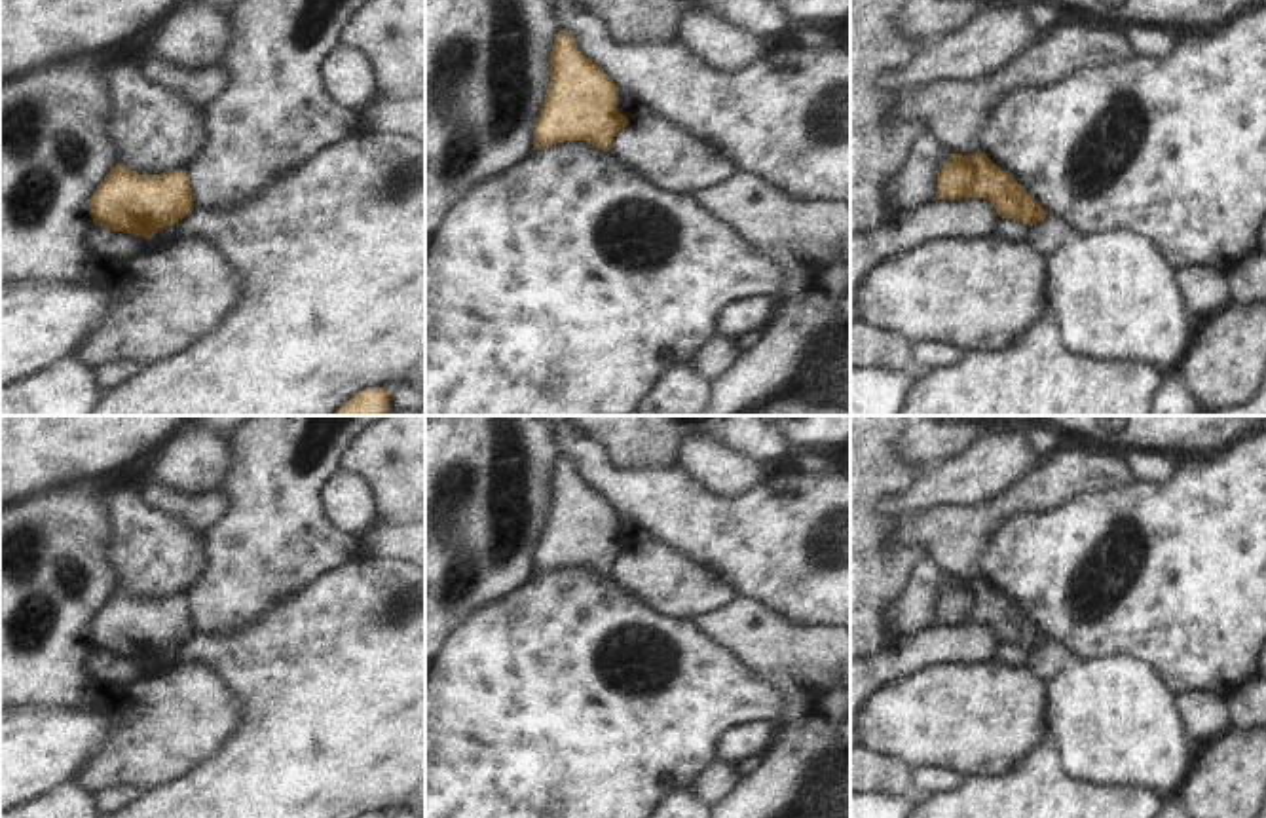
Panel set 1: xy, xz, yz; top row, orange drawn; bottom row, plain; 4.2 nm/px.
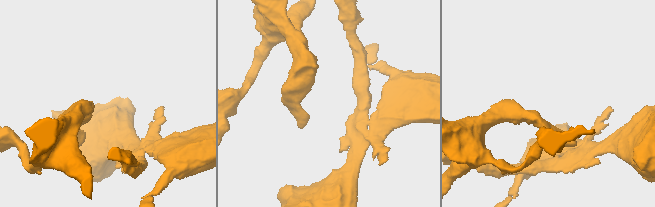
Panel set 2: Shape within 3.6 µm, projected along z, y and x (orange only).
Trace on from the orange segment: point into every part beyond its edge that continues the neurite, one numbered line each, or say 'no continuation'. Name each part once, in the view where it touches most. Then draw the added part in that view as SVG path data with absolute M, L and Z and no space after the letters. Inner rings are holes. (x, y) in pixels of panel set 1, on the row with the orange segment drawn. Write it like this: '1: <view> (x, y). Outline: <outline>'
no continuation.

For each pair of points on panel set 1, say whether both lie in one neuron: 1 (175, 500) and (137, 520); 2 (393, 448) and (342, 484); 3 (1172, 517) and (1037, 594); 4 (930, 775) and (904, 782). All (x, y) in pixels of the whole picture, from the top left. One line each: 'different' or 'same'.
1: different
2: different
3: same
4: different

